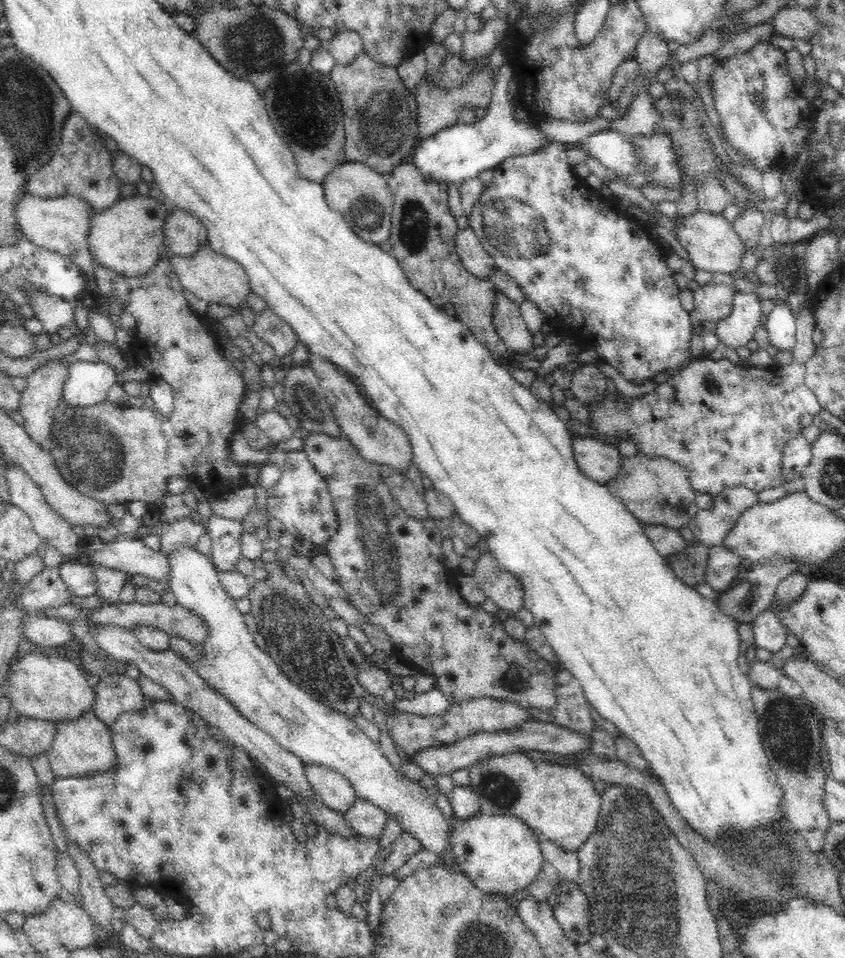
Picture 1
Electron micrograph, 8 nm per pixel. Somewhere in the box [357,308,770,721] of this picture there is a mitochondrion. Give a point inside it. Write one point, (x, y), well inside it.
(614, 417)

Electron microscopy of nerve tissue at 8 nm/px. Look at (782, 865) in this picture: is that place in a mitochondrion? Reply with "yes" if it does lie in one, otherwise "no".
yes

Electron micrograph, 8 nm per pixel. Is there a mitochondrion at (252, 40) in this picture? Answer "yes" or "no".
yes

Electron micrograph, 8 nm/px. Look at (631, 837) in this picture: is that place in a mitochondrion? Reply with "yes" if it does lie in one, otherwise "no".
yes

